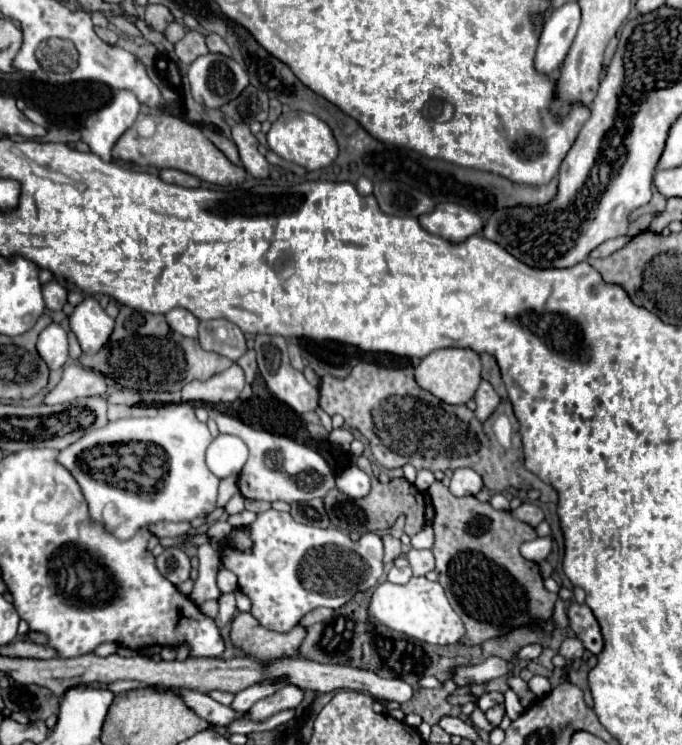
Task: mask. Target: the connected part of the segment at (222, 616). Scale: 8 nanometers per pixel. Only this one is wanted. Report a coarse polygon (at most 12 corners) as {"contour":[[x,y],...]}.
{"contour":[[221,594],[217,626],[233,620],[235,594]]}

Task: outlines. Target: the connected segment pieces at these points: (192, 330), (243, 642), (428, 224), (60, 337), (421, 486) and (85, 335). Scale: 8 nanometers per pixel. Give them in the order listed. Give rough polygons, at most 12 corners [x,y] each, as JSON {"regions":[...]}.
{"regions":[[[185,308],[167,312],[171,330],[197,338],[199,320]],[[251,614],[235,616],[231,642],[255,660],[295,656],[305,628],[265,630]],[[453,202],[421,214],[427,232],[461,242],[483,220]],[[49,324],[39,334],[37,352],[49,370],[69,358],[67,332]],[[419,470],[415,488],[425,492],[433,482],[431,470]],[[95,298],[69,318],[83,354],[97,354],[113,332],[113,318]]]}

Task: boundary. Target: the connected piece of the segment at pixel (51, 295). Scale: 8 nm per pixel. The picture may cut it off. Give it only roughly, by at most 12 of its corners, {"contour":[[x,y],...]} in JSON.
{"contour":[[57,280],[43,286],[49,310],[63,310],[67,290]]}

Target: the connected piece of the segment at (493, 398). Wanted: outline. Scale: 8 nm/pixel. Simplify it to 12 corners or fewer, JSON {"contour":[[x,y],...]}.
{"contour":[[481,382],[475,402],[477,418],[485,420],[499,404],[499,394]]}

